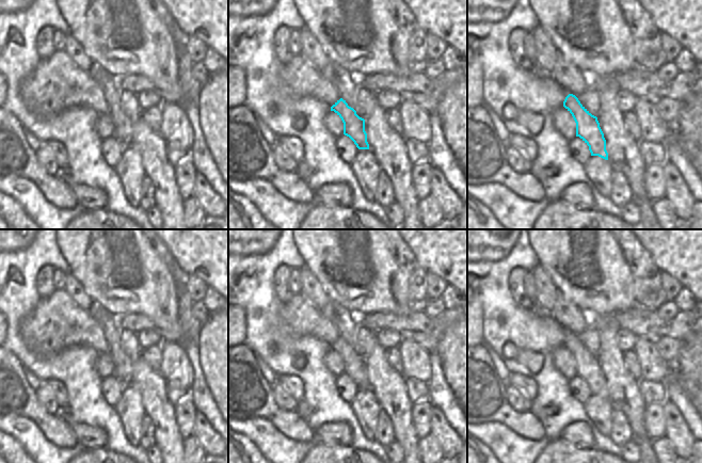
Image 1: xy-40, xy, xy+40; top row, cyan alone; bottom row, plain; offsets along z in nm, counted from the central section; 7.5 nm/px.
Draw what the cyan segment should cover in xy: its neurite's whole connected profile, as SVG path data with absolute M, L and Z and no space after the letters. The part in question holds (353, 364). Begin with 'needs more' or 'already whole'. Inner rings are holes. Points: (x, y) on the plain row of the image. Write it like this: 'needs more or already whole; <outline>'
needs more; M301 292L280 308L284 330L291 337L310 335L331 346L344 362L344 373L349 376L358 388L369 388L365 358L356 353L344 339L335 323L315 307Z

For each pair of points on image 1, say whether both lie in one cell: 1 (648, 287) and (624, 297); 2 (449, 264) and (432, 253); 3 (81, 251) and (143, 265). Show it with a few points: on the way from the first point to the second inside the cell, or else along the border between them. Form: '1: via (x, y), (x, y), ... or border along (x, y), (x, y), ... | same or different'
1: border along (629, 268), (633, 274), (633, 294), (638, 304) | different
2: via (445, 259), (436, 253) | same
3: via (96, 251), (104, 251), (117, 265), (128, 265) | same

